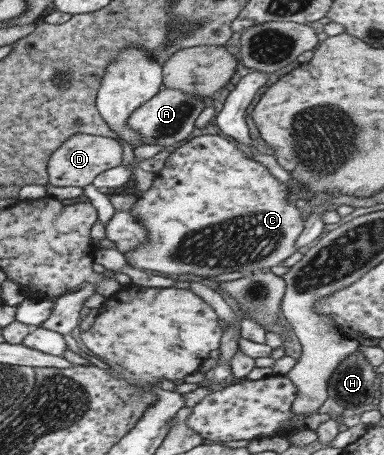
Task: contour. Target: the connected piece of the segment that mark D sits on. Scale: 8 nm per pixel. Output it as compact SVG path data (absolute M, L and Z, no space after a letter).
M78 133L67 138L47 159L47 186L84 188L93 182L99 173L119 166L123 157L123 149L119 143L101 135Z

